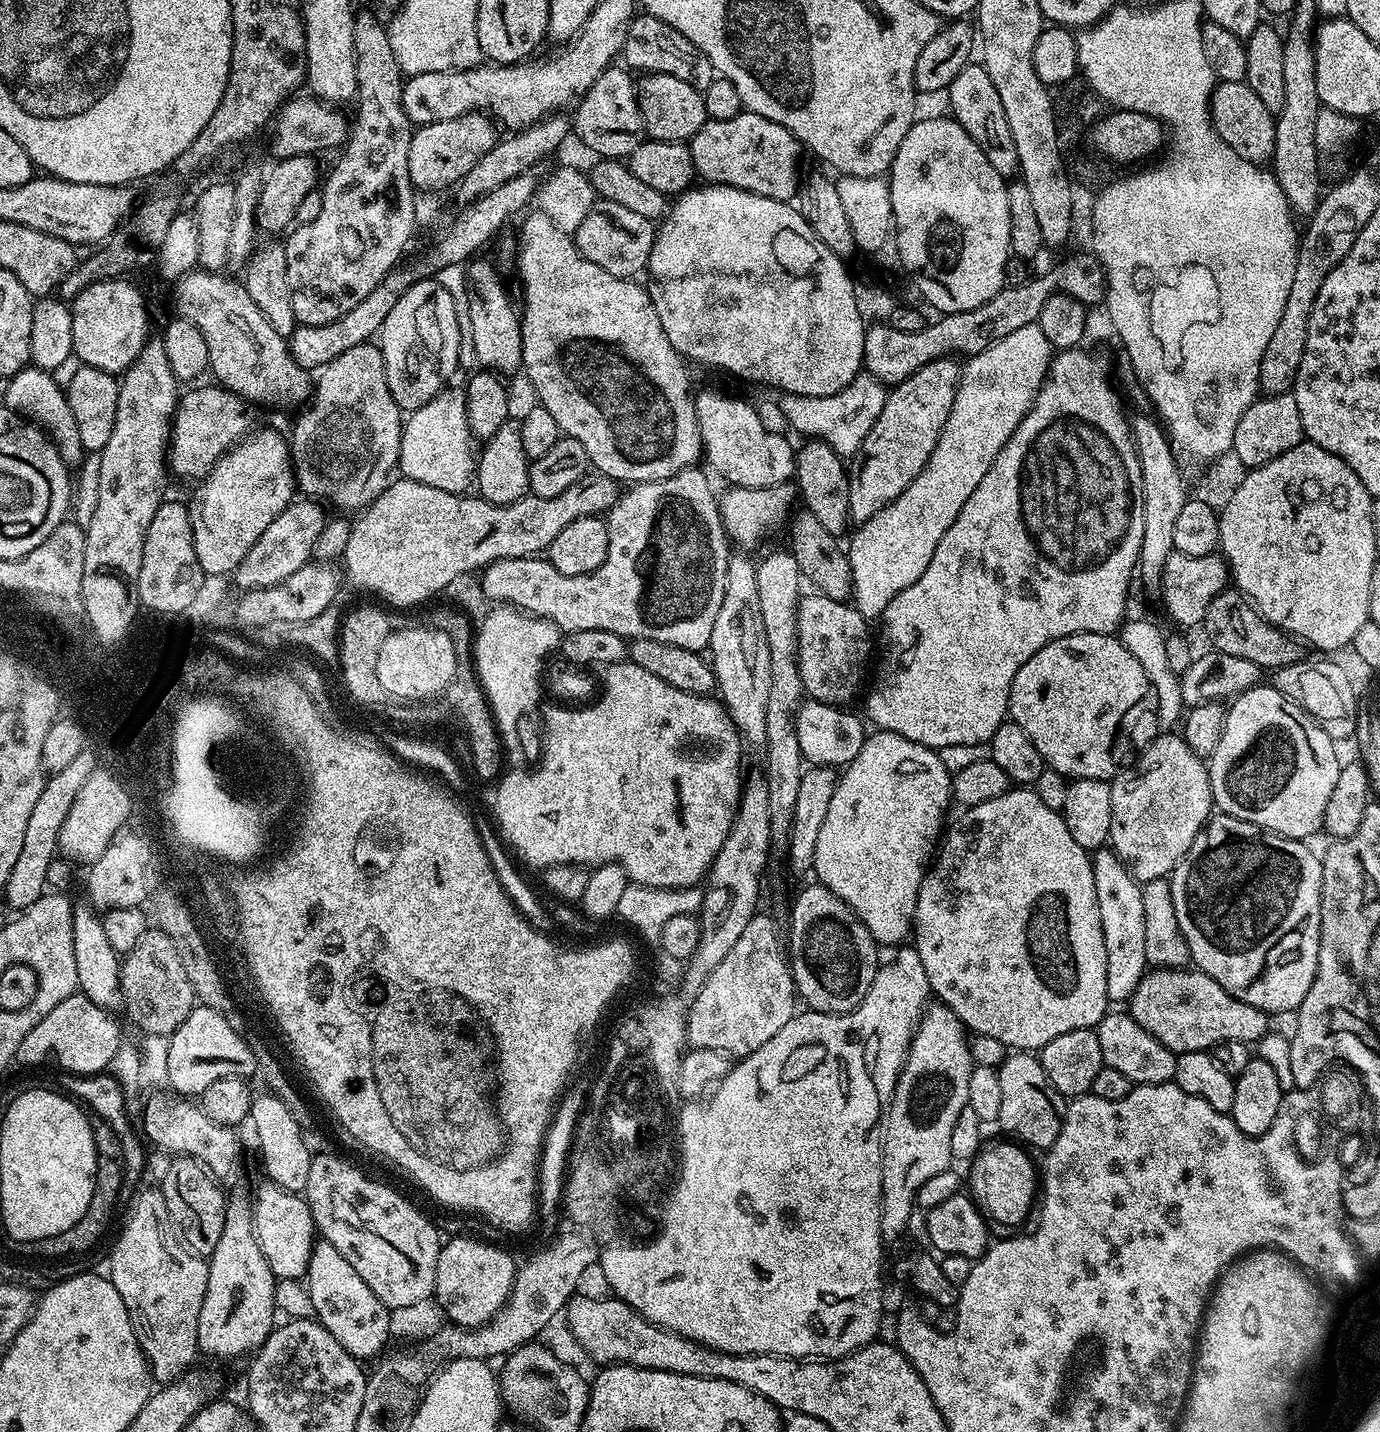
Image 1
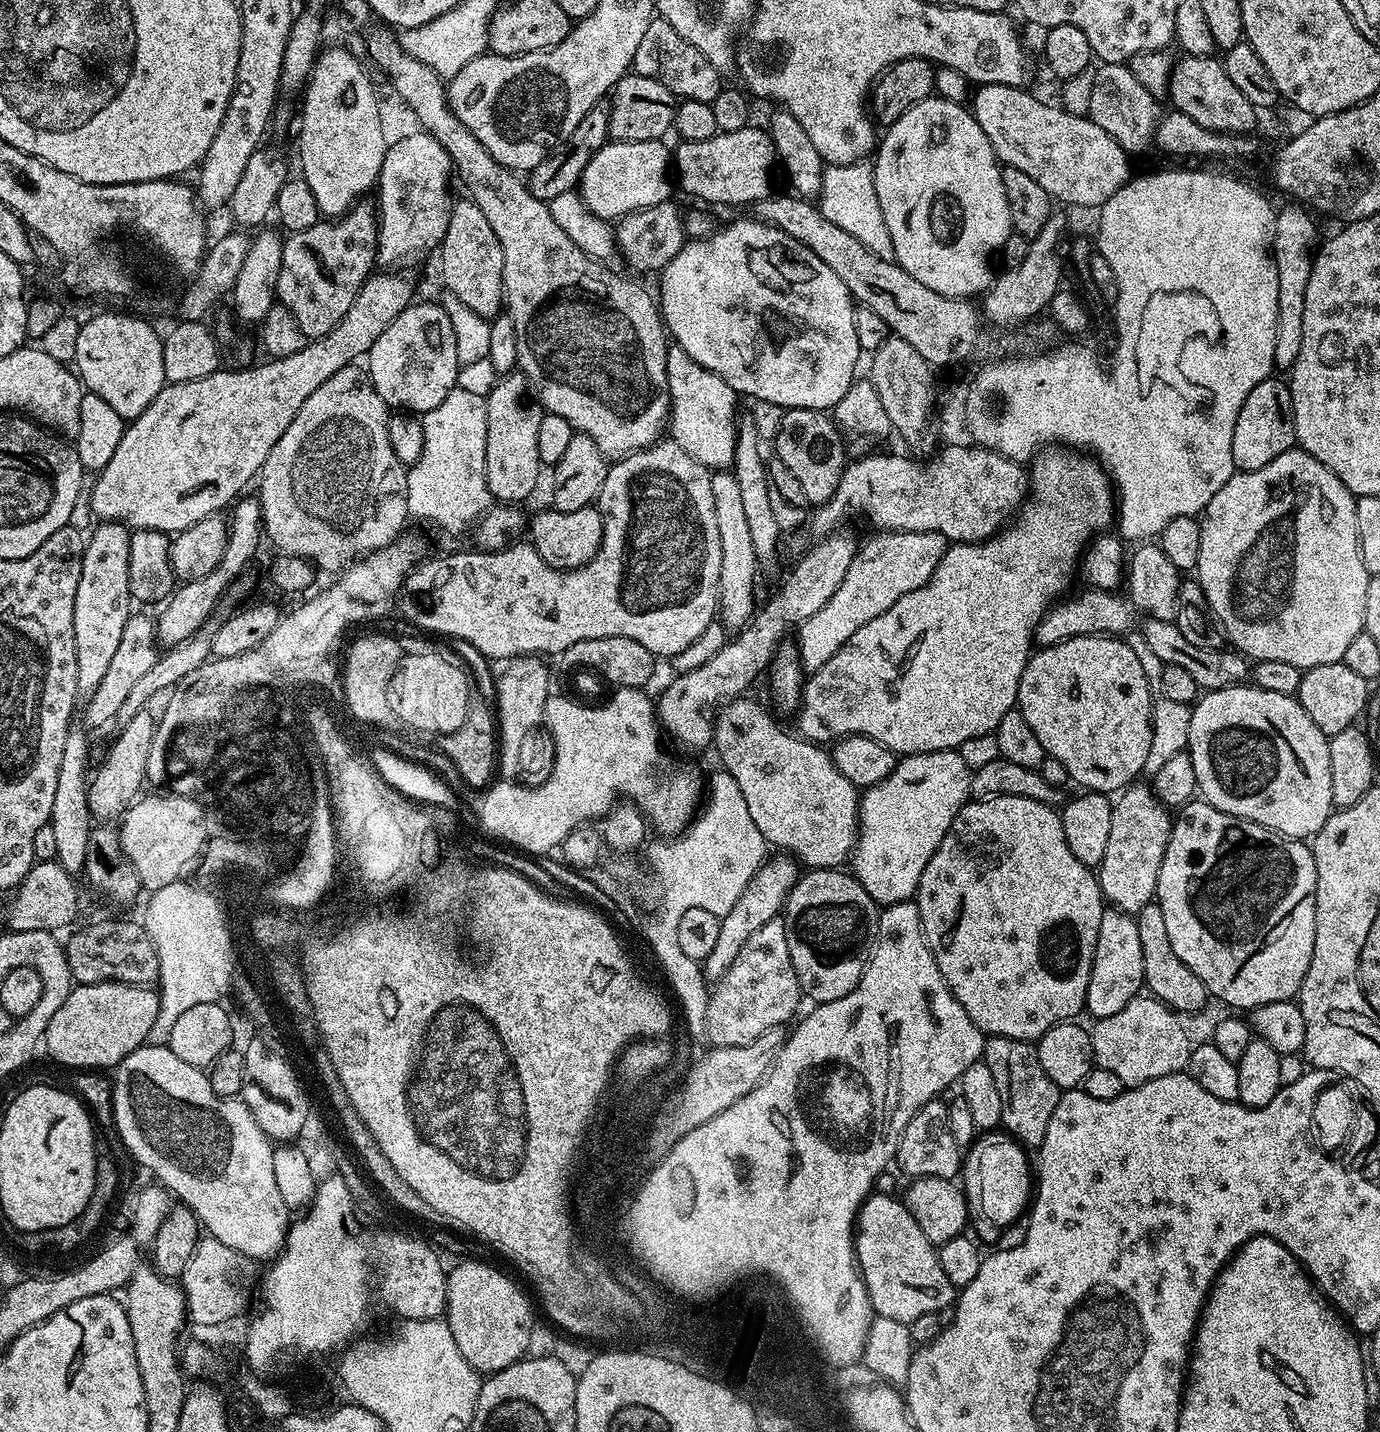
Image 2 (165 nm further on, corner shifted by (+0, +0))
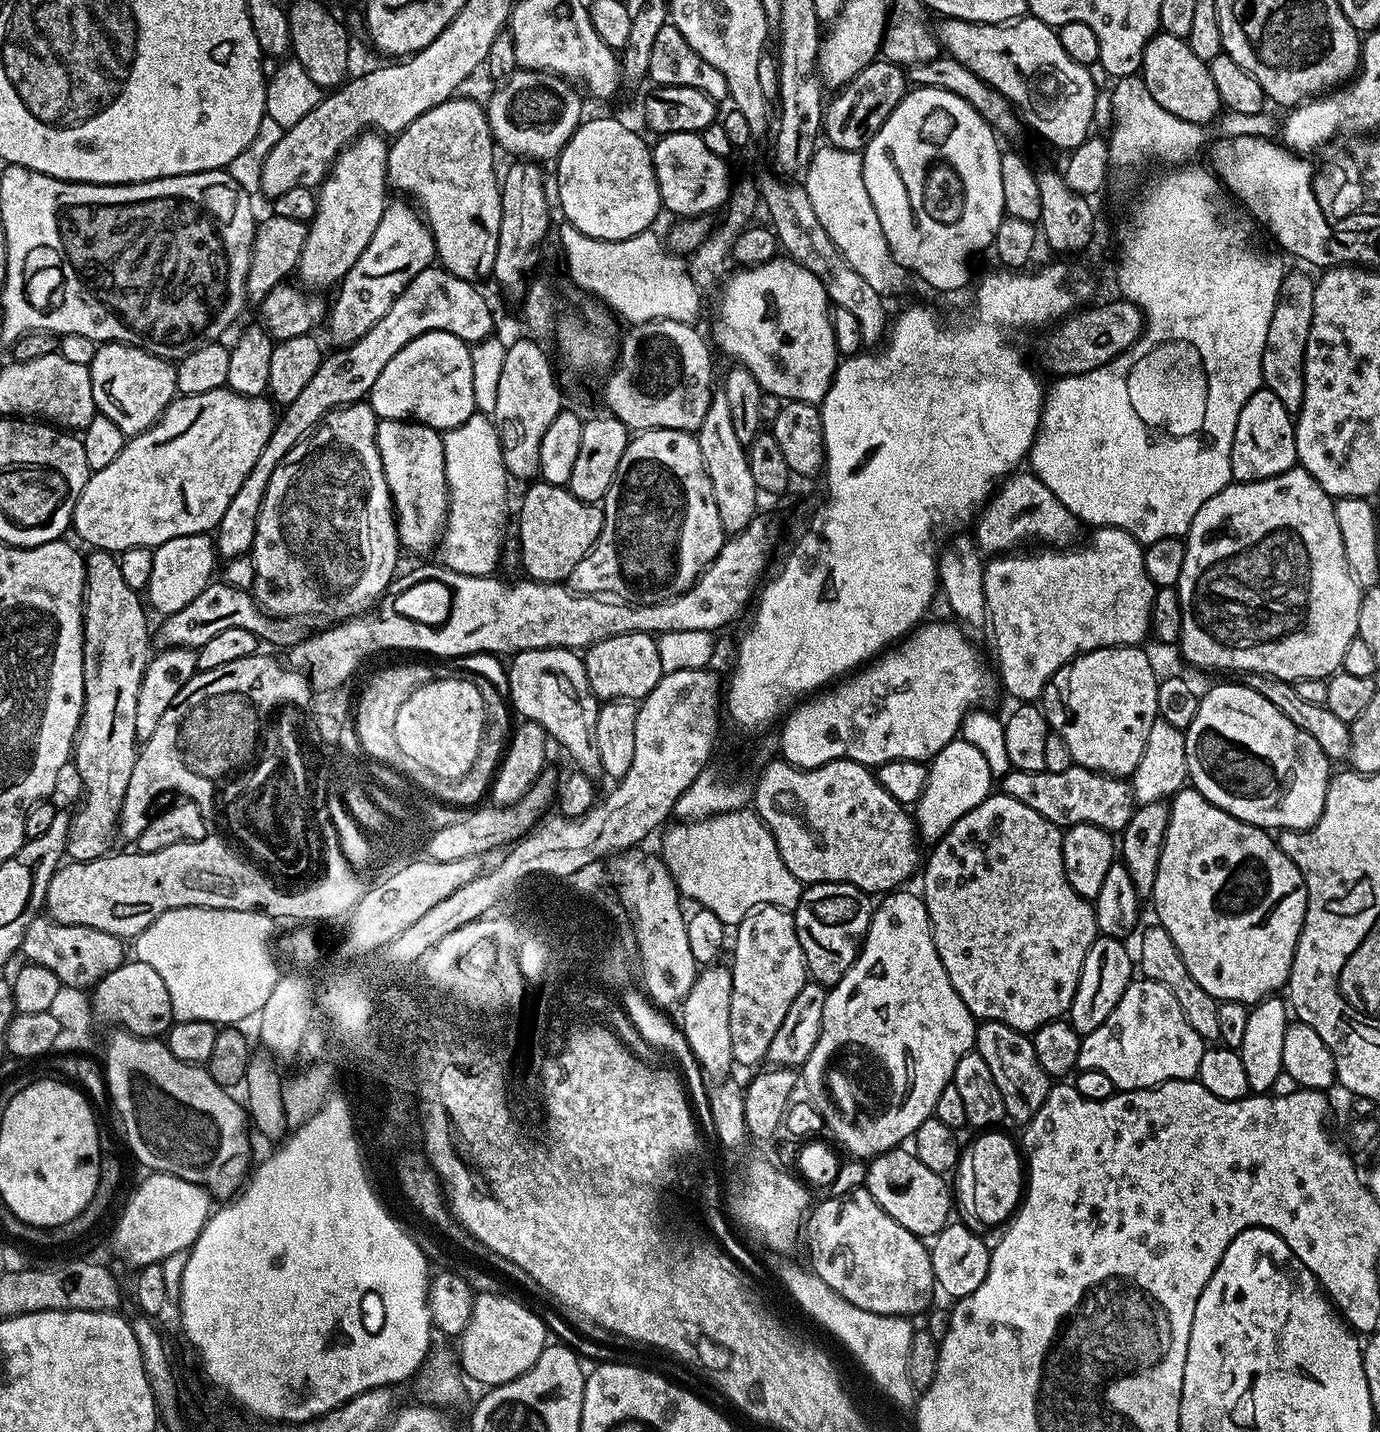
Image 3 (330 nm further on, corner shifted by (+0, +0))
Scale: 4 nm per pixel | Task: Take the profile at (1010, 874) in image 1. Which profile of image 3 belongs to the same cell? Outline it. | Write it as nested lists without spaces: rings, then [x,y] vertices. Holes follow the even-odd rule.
[[[990,794],[981,804],[974,806],[970,814],[962,814],[962,818],[958,818],[958,822],[950,826],[946,835],[931,845],[932,853],[929,856],[927,853],[926,863],[922,868],[922,876],[924,872],[922,899],[932,923],[934,946],[938,950],[938,958],[942,958],[942,966],[946,966],[946,974],[954,990],[958,990],[958,998],[966,1002],[970,1014],[975,1016],[977,1021],[997,1020],[1014,1030],[1031,1034],[1046,1022],[1067,1017],[1070,1006],[1074,1002],[1074,994],[1078,990],[1082,962],[1086,962],[1086,954],[1097,938],[1098,929],[1095,907],[1089,901],[1083,900],[1074,890],[1074,886],[1070,886],[1070,882],[1066,882],[1066,870],[1062,866],[1063,837],[1063,831],[1058,825],[1042,818],[1038,810],[1030,810],[1030,806],[1018,802],[1018,798]]]

